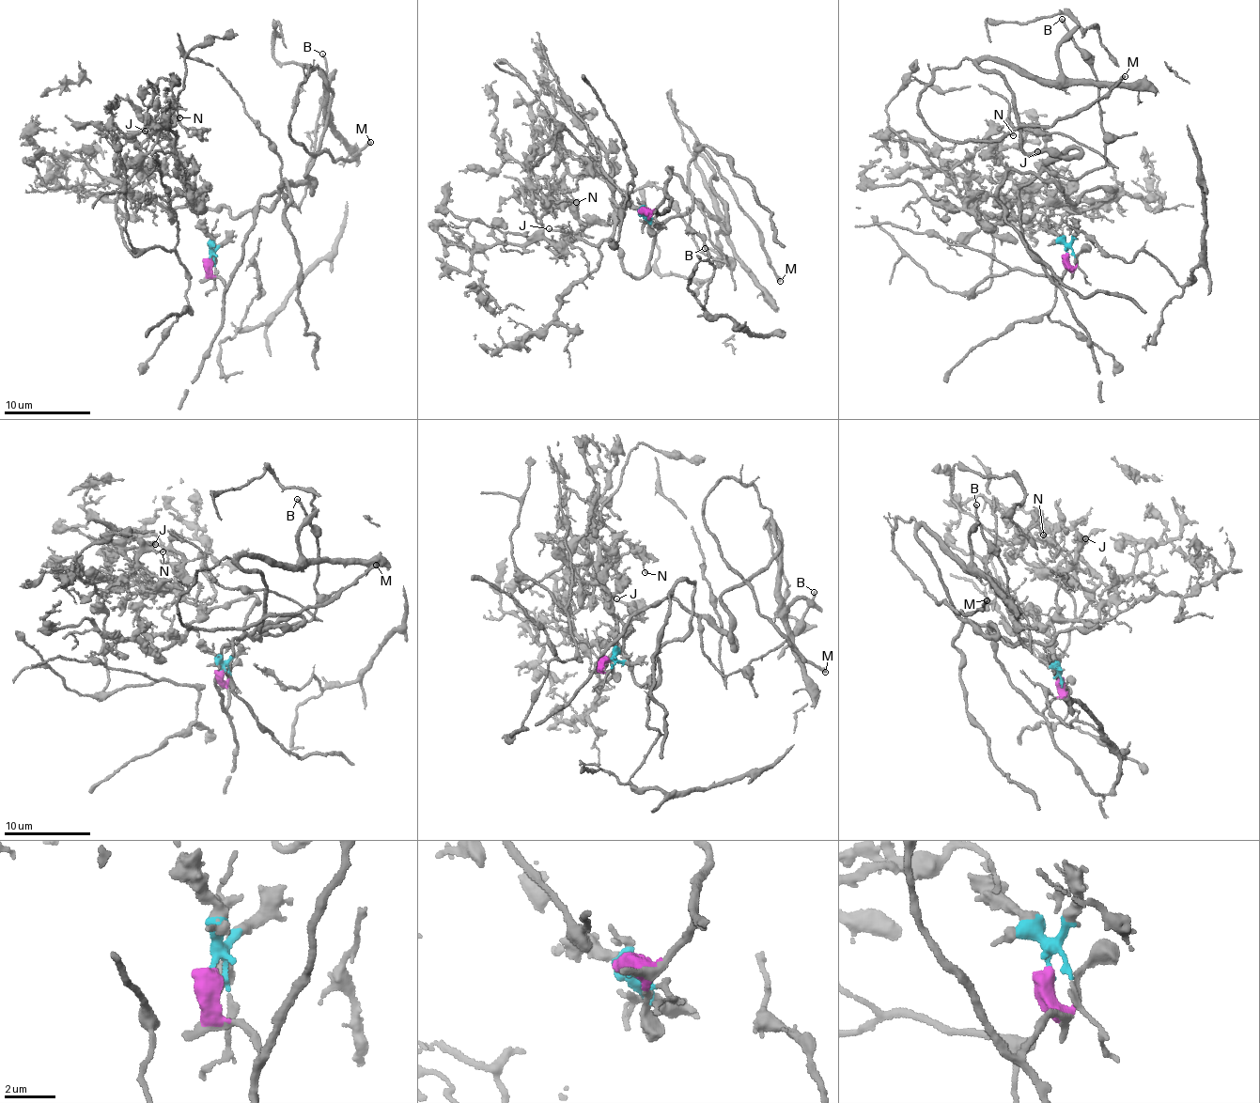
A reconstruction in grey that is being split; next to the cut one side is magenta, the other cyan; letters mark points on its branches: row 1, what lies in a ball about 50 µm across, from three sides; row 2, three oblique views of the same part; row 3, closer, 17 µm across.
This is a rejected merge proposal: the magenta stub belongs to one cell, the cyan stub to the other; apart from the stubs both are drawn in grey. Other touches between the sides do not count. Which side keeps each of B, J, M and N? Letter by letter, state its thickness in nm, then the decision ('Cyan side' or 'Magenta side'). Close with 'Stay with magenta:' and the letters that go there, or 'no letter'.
B: Thickness 190 nm. Magenta side
J: Thickness 170 nm. Cyan side
M: Thickness 300 nm. Magenta side
N: Thickness 130 nm. Cyan side
Stay with magenta: B, M

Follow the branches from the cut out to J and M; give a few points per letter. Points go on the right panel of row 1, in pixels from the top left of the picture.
J: (1066, 254), (1061, 235), (1039, 209), (1047, 198), (1048, 170), (1045, 162), (1050, 158), (1049, 151), (1036, 150)
M: (1066, 254), (1055, 282), (1027, 247), (1018, 194), (1079, 150), (1026, 152), (1018, 125), (1068, 118), (1126, 75)

